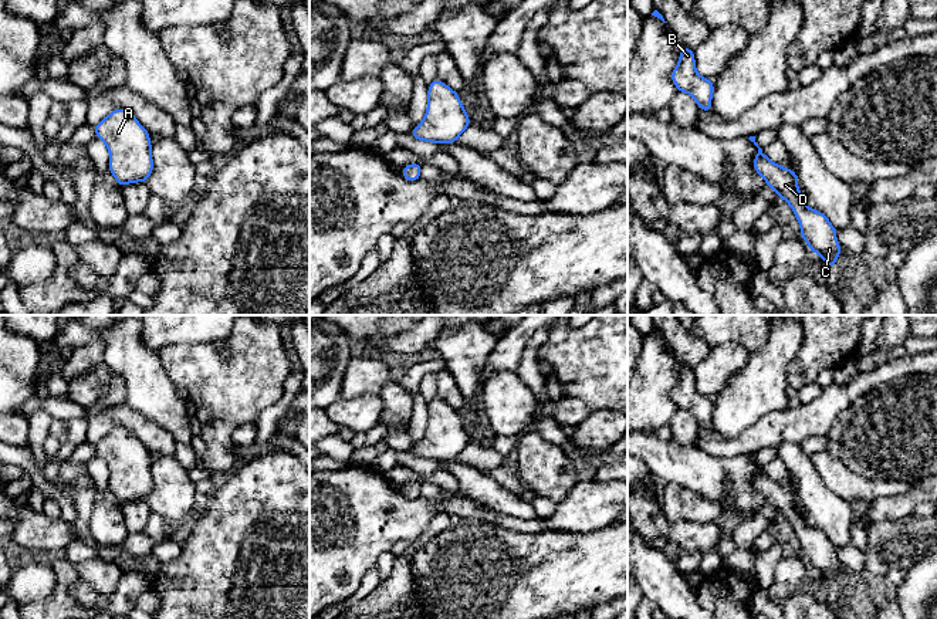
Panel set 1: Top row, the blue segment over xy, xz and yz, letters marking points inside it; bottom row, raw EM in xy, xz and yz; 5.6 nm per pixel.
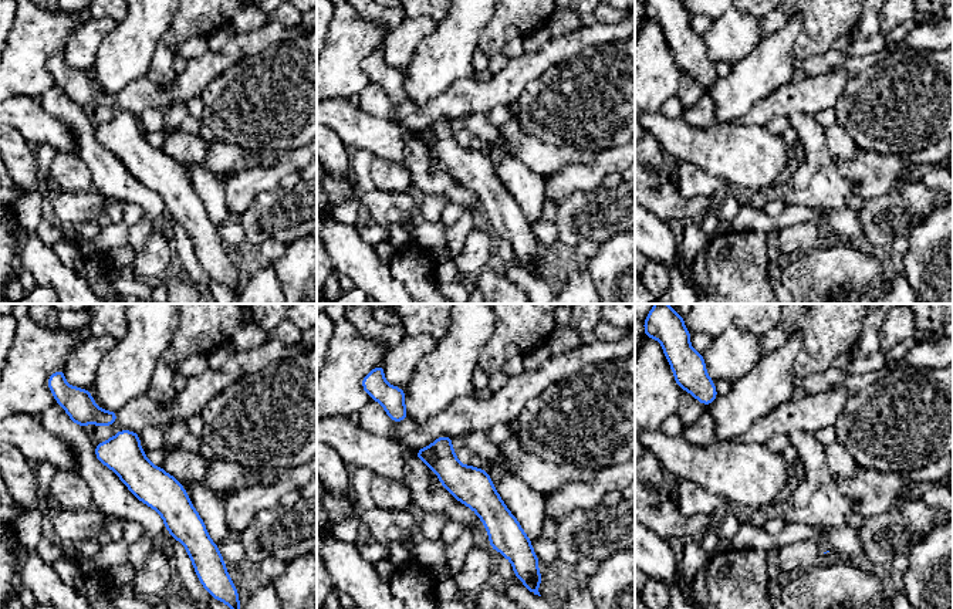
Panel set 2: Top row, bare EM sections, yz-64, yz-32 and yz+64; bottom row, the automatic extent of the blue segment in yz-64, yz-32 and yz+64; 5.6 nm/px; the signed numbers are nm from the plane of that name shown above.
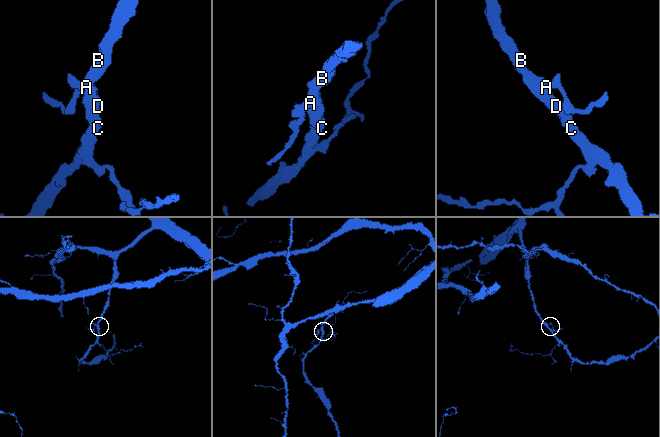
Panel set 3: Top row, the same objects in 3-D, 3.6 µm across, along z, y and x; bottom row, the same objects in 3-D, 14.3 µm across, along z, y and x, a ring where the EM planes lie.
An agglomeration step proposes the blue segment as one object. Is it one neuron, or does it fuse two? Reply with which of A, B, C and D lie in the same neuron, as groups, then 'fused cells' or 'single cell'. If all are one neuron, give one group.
A B C D | single cell

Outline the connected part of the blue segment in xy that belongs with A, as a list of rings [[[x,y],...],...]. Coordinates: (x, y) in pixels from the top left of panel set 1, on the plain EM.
[[[116,426],[92,444],[109,469],[109,490],[119,505],[145,500],[153,488],[149,450],[126,427]]]

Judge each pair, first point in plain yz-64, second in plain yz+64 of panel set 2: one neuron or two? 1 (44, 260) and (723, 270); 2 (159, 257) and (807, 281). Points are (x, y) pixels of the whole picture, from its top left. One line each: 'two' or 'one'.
1: two
2: two

